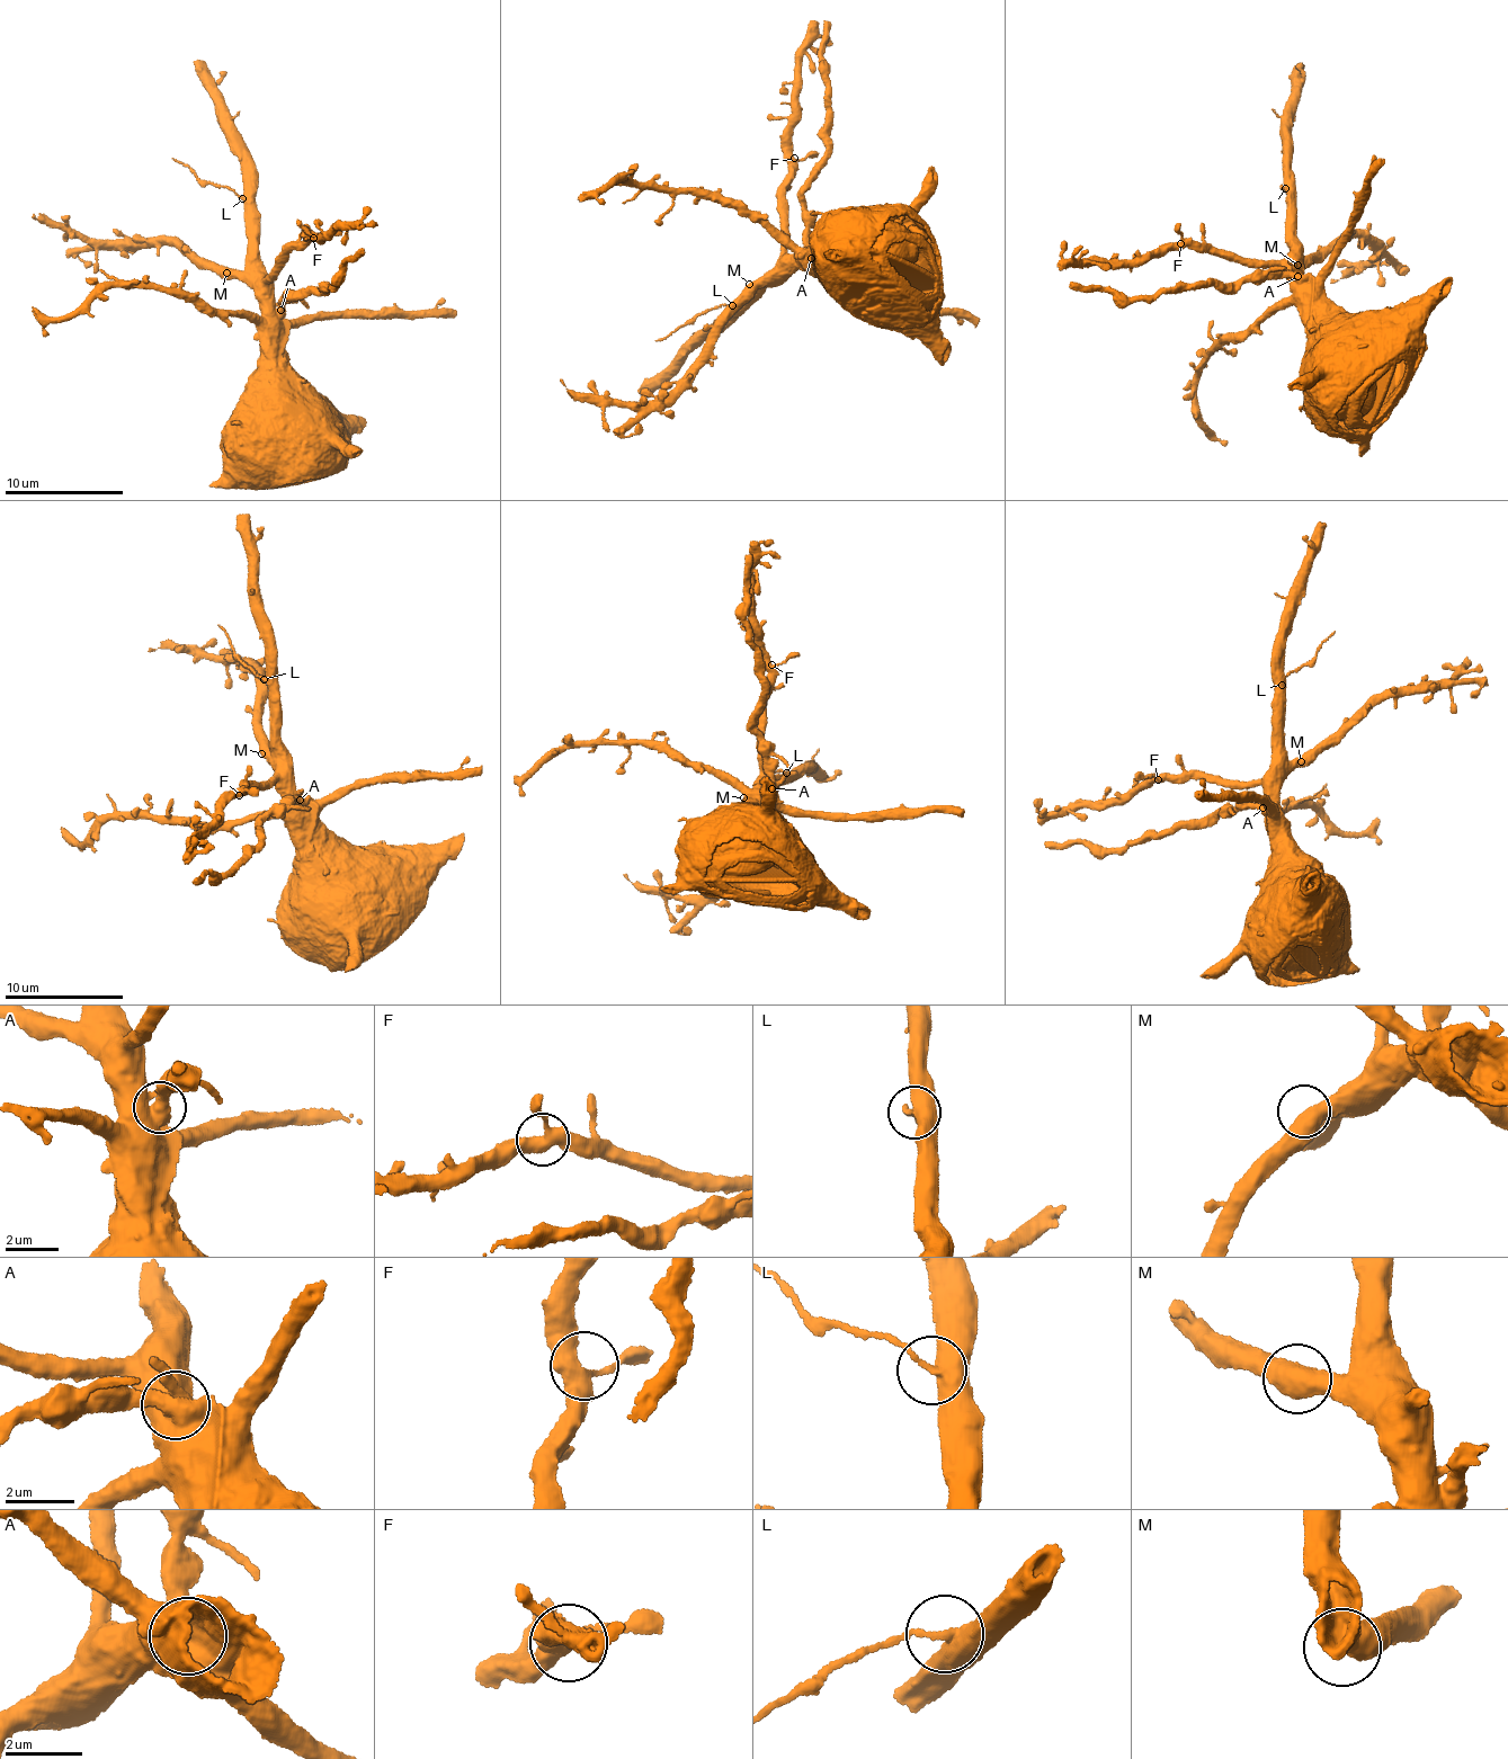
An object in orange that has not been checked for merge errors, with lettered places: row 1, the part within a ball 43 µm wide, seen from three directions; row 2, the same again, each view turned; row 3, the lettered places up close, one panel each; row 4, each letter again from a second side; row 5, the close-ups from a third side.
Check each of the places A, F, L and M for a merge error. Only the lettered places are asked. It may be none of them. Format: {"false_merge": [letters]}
{"false_merge": ["A", "L"]}

